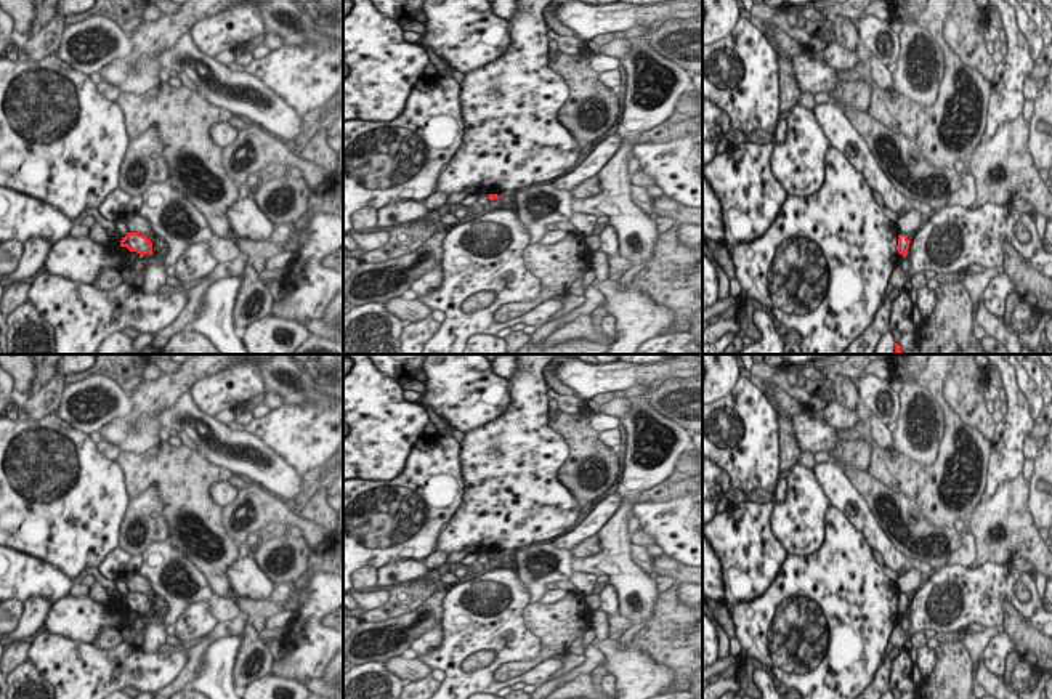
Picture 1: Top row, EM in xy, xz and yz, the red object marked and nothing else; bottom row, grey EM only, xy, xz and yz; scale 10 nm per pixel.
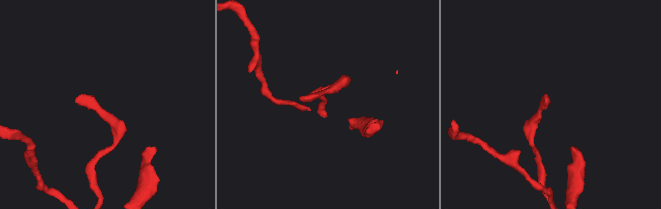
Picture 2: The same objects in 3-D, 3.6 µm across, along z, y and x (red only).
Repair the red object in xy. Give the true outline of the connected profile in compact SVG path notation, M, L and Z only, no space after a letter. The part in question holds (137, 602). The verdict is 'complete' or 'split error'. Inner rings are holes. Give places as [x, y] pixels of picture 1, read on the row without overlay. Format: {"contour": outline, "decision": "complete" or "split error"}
{"contour": "M128 592L125 596L122 596L120 606L136 611L140 617L143 617L146 612L152 614L152 601L140 592Z", "decision": "complete"}

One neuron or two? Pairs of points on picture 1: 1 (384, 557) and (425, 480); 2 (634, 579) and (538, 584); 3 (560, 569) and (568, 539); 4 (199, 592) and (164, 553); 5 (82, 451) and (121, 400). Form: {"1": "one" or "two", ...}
{"1": "one", "2": "two", "3": "two", "4": "one", "5": "two"}

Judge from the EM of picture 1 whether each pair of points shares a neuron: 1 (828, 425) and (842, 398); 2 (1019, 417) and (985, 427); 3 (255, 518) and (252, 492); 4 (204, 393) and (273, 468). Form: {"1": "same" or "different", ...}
{"1": "different", "2": "different", "3": "same", "4": "different"}

